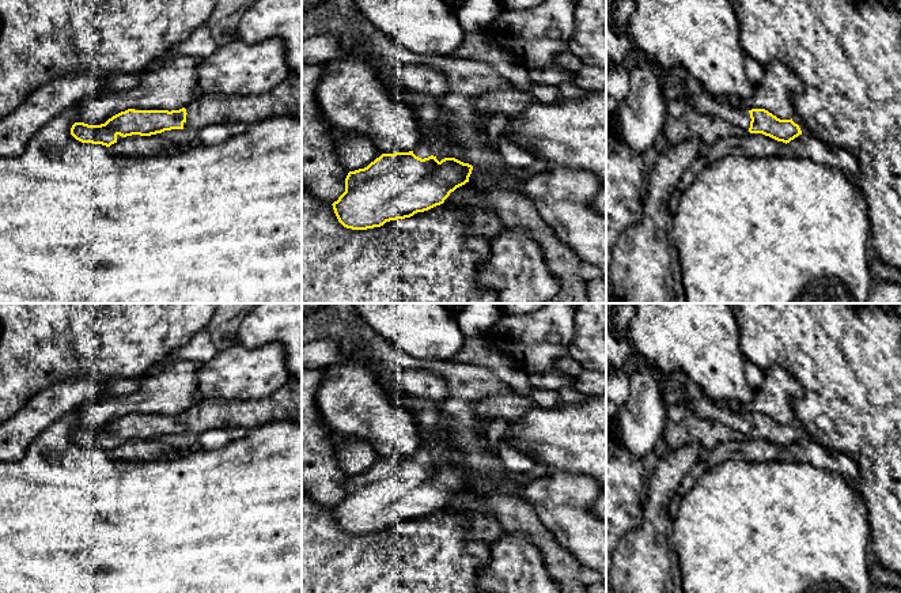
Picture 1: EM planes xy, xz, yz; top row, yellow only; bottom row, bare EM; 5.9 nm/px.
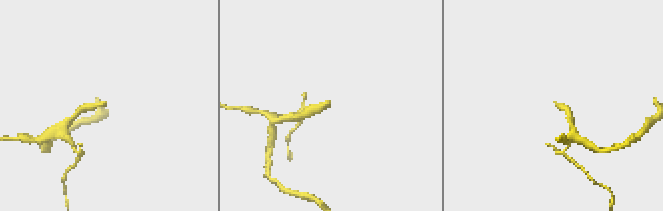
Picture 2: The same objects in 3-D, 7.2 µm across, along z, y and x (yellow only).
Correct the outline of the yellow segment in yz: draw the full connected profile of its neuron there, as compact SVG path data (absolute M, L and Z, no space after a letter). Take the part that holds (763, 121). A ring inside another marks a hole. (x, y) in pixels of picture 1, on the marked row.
M633 48L624 60L622 67L625 69L633 69L641 64L647 64L654 69L662 92L678 88L681 95L689 99L692 105L704 114L720 117L742 128L745 132L762 133L785 144L802 135L799 125L795 124L792 118L780 120L765 109L747 110L742 102L730 98L715 98L705 92L684 69L662 69L637 48Z

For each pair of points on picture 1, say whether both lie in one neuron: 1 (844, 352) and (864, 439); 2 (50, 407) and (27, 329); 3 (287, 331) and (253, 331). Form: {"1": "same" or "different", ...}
{"1": "same", "2": "different", "3": "same"}

